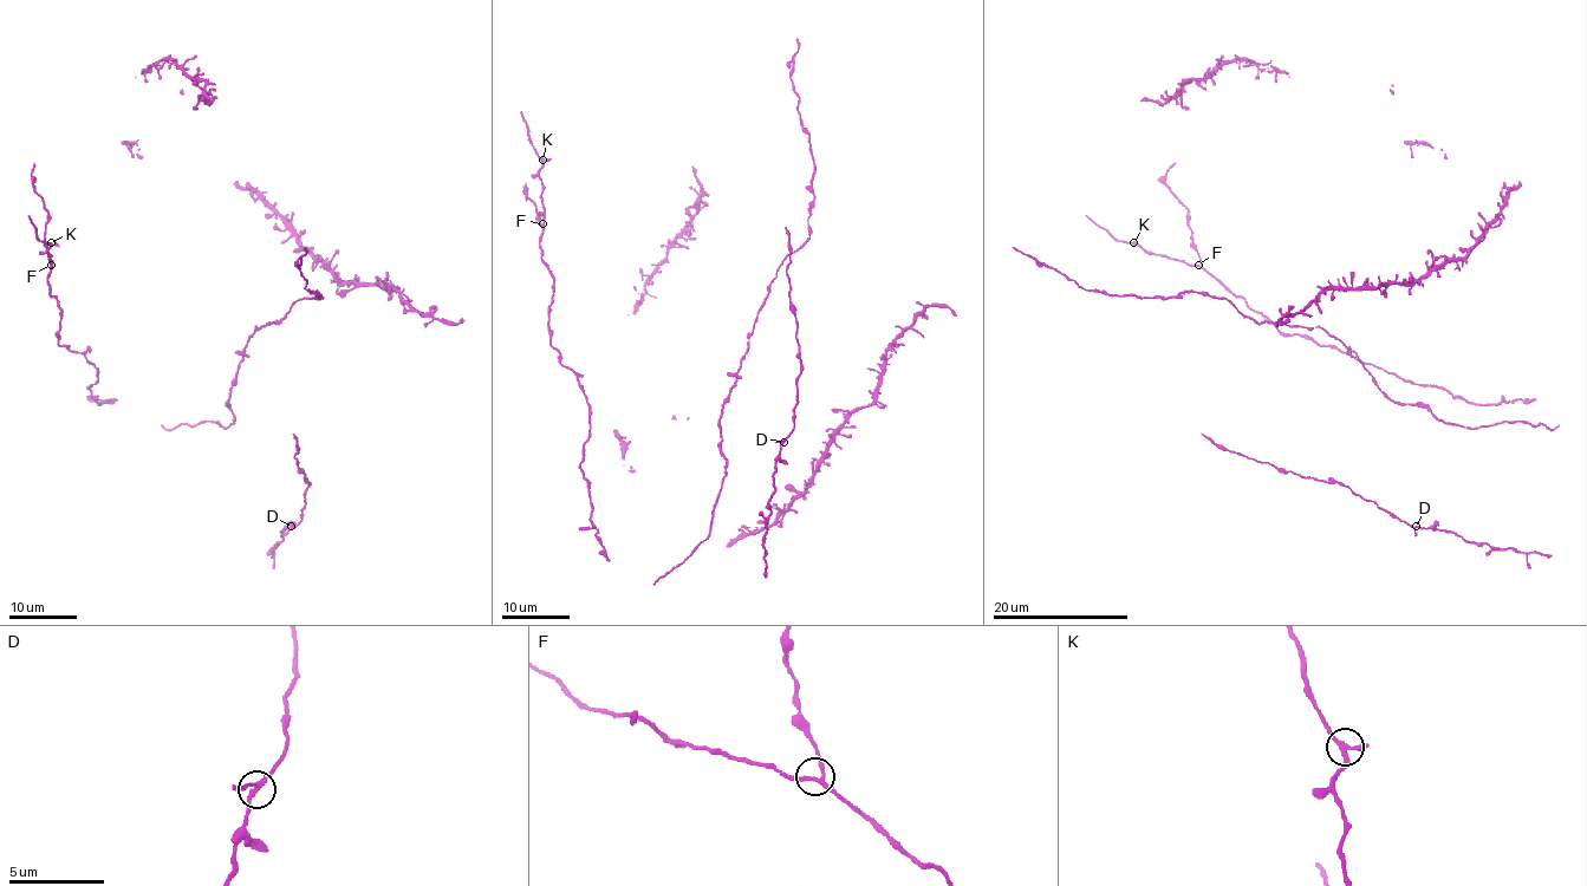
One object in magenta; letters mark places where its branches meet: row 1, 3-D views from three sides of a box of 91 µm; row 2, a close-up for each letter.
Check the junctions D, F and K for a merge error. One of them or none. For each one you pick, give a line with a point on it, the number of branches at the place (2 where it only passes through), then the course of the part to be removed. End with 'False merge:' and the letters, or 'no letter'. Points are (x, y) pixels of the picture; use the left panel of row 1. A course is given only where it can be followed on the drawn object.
False merge: no letter

